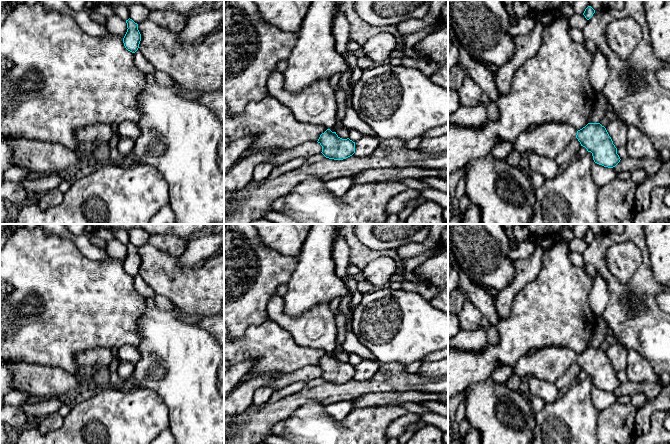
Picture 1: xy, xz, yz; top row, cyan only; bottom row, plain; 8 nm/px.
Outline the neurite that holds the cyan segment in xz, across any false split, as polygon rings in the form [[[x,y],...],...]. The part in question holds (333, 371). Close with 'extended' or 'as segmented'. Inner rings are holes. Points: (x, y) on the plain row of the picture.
[[[276,294],[269,300],[266,310],[269,320],[289,331],[297,344],[306,348],[322,349],[326,351],[327,354],[320,359],[317,365],[322,370],[321,377],[329,383],[343,384],[355,377],[355,366],[349,362],[342,363],[336,356],[331,355],[331,353],[336,350],[337,327],[329,304],[330,302],[321,303],[298,317],[290,317],[283,312],[284,299]]]; extended

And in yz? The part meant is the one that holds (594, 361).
[[[546,346],[532,355],[521,357],[512,369],[514,375],[521,378],[535,377],[555,383],[574,361],[592,377],[595,387],[613,392],[620,386],[617,372],[606,352],[600,347],[588,347],[577,355],[568,347]]]; extended

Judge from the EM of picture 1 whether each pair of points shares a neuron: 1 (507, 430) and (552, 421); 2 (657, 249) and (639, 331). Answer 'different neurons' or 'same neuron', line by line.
1: different neurons
2: different neurons

